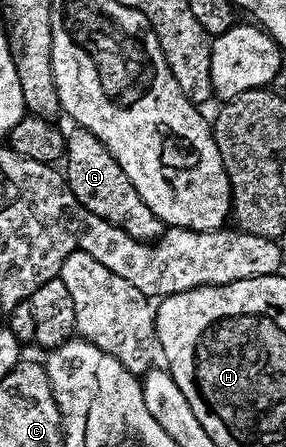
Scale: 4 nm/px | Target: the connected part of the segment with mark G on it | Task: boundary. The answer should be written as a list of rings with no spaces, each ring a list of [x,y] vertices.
[[[74,127],[71,130],[65,134],[64,176],[72,195],[76,195],[78,202],[92,215],[100,215],[100,219],[120,227],[120,231],[132,239],[147,243],[158,240],[164,232],[162,221],[150,210],[148,203],[140,199],[136,187],[132,187],[128,175],[124,175],[108,147],[87,129]]]

